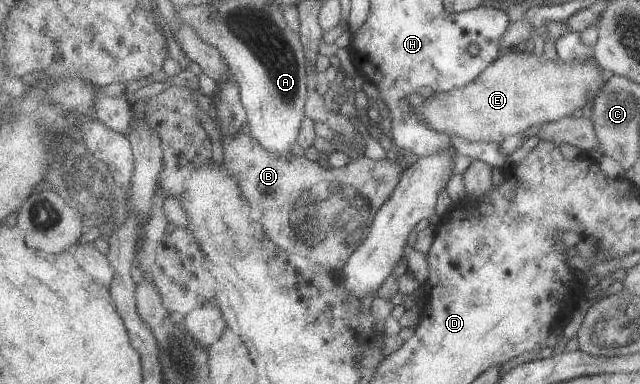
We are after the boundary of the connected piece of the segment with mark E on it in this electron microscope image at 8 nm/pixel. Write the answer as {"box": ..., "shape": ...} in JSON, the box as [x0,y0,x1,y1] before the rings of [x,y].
{"box":[415,48,607,143],"shape":[[[505,48],[505,54],[496,58],[496,61],[492,62],[475,82],[471,82],[465,88],[445,92],[436,91],[433,96],[425,99],[421,106],[417,106],[415,111],[429,124],[429,128],[437,132],[459,136],[465,141],[501,143],[513,134],[526,132],[529,126],[557,122],[567,114],[571,116],[575,110],[581,110],[585,104],[592,104],[597,90],[601,90],[601,86],[607,82],[607,75],[595,64],[593,58],[563,62],[557,57],[553,61],[545,58],[542,53]]]}

